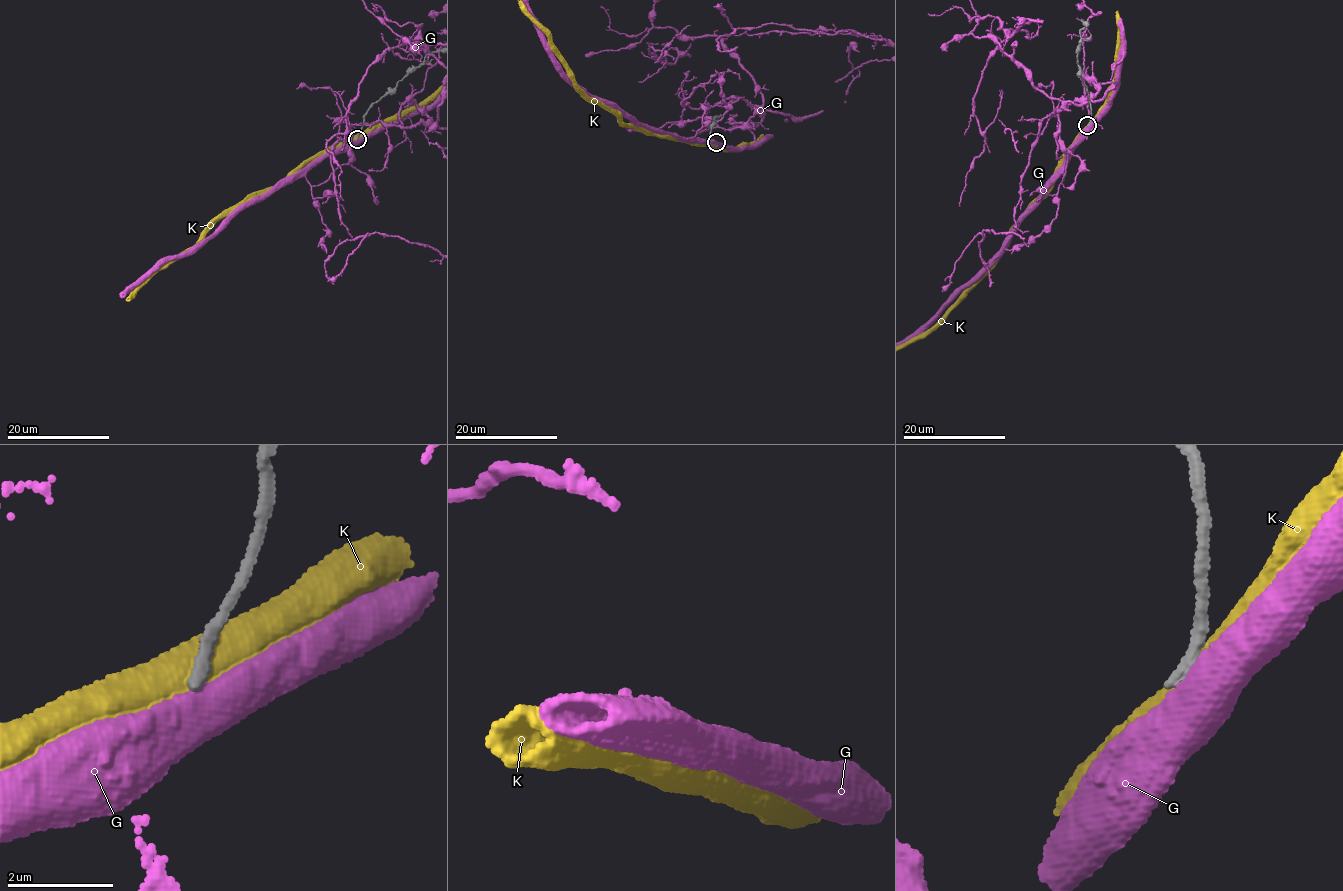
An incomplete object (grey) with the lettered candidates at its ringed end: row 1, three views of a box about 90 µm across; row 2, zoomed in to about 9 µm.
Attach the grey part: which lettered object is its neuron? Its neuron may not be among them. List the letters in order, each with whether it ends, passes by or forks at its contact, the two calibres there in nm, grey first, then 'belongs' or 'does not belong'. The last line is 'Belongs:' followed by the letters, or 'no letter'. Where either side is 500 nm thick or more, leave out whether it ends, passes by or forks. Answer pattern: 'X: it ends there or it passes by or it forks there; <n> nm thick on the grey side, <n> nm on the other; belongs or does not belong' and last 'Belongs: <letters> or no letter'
G: 200 nm thick on the grey side, 550 nm on the other; does not belong
K: 260 nm thick on the grey side, 550 nm on the other; does not belong
Belongs: no letter

